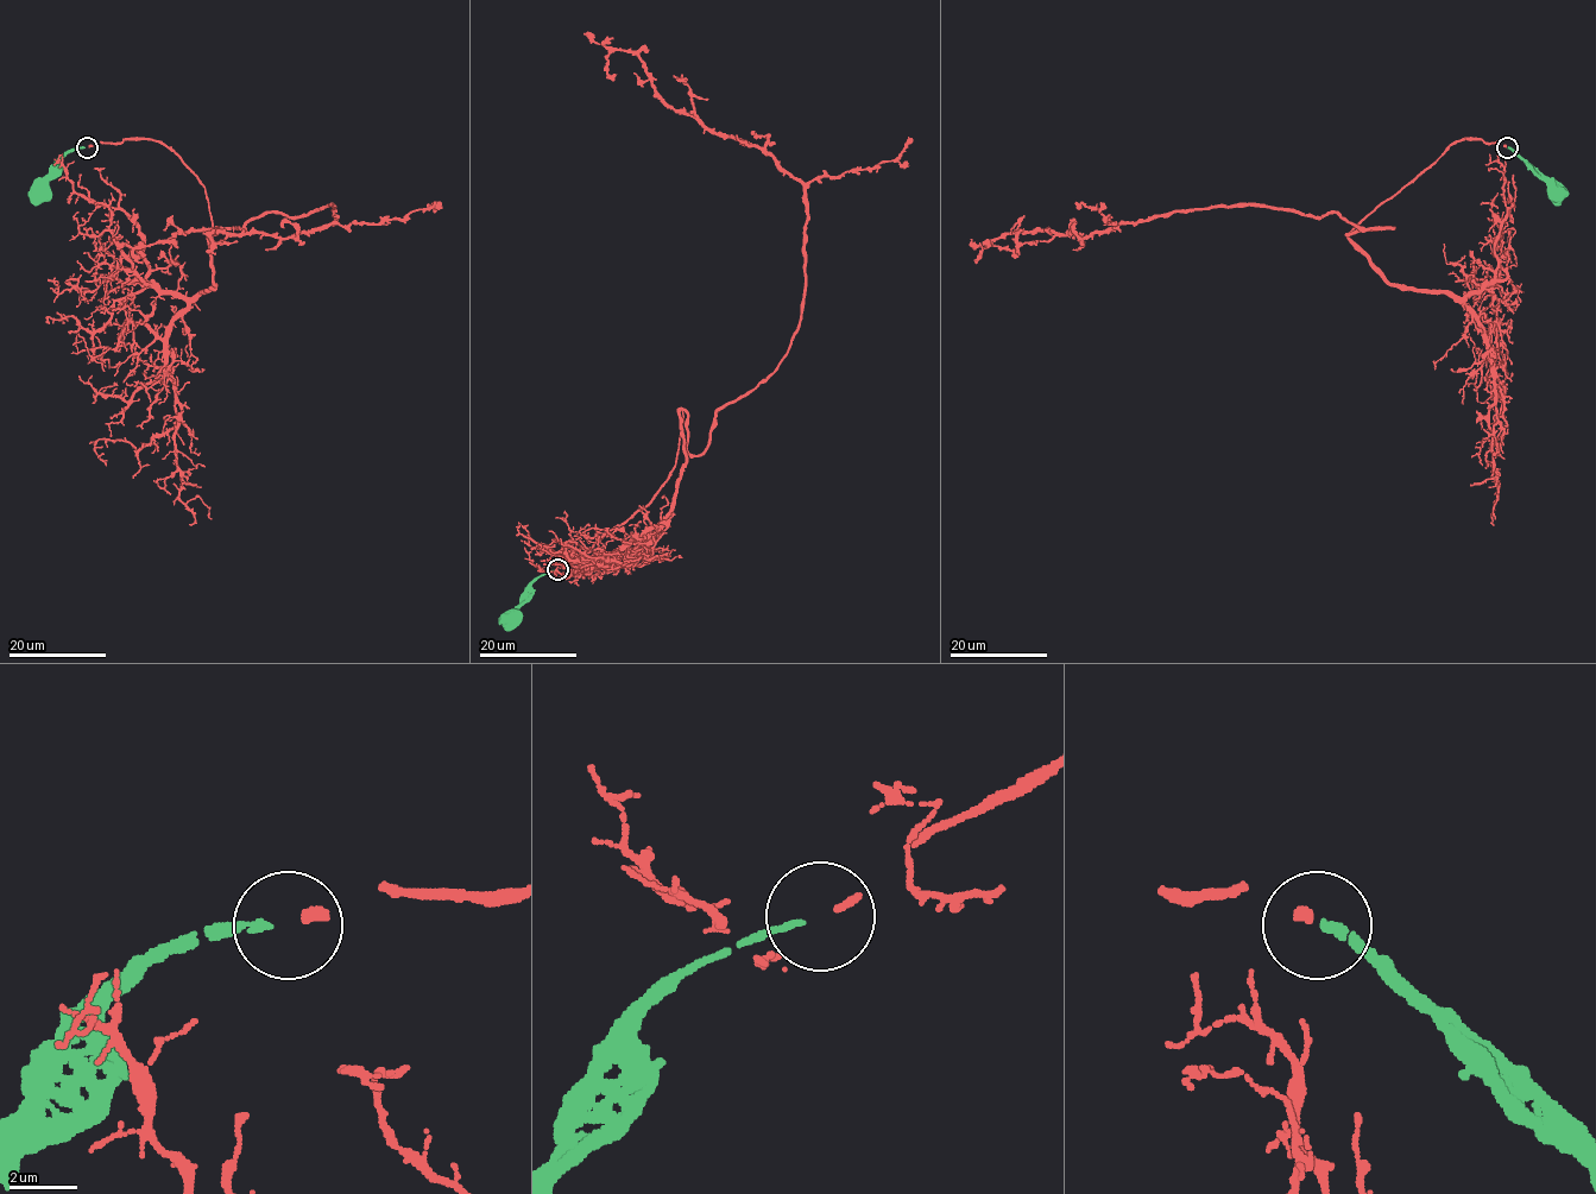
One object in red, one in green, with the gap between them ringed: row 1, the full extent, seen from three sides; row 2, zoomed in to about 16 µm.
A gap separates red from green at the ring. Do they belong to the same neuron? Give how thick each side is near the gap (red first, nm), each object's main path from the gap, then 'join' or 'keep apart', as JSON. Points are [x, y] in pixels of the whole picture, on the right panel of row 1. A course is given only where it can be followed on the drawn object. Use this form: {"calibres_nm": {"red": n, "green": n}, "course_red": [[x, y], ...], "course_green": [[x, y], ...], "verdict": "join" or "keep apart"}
{"calibres_nm": {"red": 280, "green": 200}, "course_red": [[1506, 146], [1456, 140], [1348, 233], [1393, 228], [1256, 206], [1085, 238], [970, 239]], "course_green": [[1508, 147], [1525, 160], [1553, 191]], "verdict": "join"}

